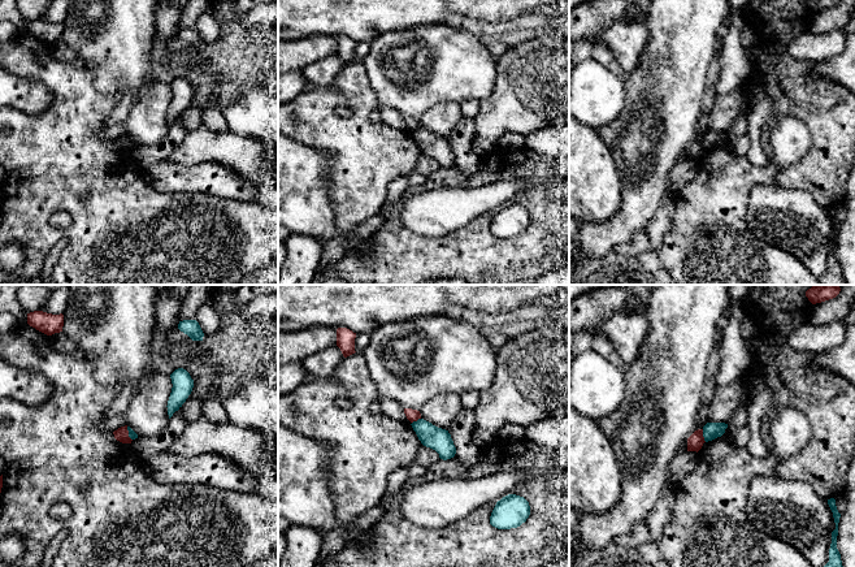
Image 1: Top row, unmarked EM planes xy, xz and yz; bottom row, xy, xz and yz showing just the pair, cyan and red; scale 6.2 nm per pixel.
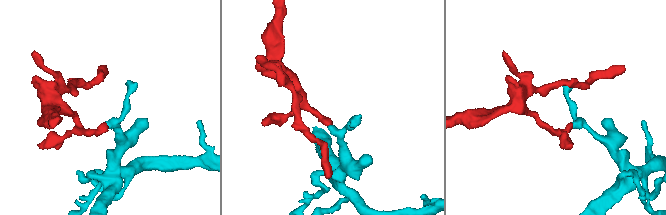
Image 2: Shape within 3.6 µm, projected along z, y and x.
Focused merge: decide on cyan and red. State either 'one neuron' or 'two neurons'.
two neurons

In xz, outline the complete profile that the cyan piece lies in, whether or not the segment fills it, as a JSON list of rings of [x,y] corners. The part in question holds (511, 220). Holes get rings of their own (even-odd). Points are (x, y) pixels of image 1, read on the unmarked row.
[[[508,203],[496,211],[490,233],[498,238],[517,237],[526,230],[529,224],[529,211],[524,205]]]

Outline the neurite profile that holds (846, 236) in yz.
[[[855,161],[846,185],[847,216],[838,231],[837,257],[846,285],[855,285]]]

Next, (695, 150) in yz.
[[[703,138],[695,139],[689,147],[687,147],[687,160],[699,160],[704,152],[703,146]]]

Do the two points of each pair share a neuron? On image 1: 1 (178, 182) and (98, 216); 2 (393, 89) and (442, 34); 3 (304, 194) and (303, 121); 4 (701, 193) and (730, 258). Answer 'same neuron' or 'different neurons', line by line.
1: different neurons
2: same neuron
3: different neurons
4: same neuron

